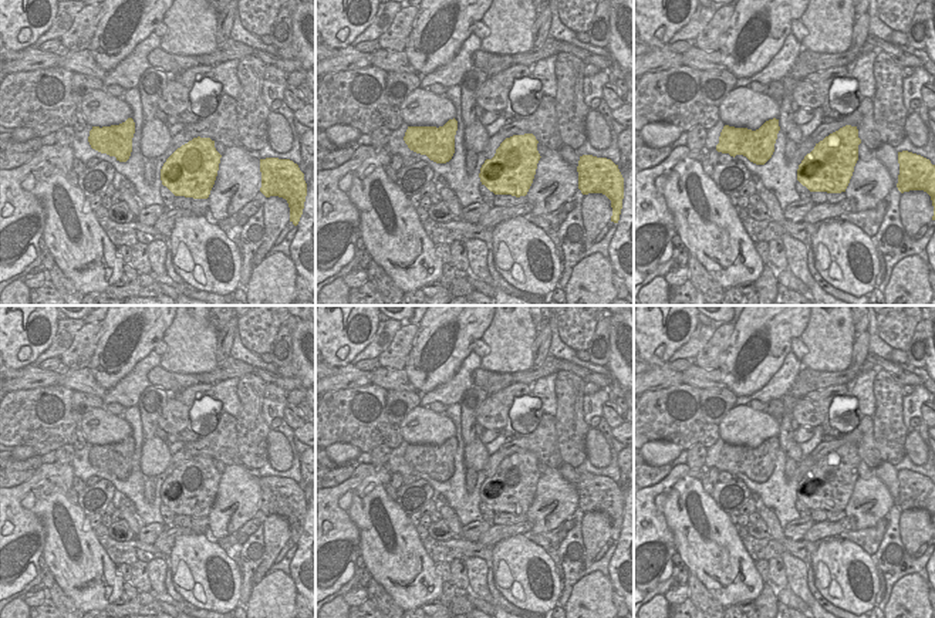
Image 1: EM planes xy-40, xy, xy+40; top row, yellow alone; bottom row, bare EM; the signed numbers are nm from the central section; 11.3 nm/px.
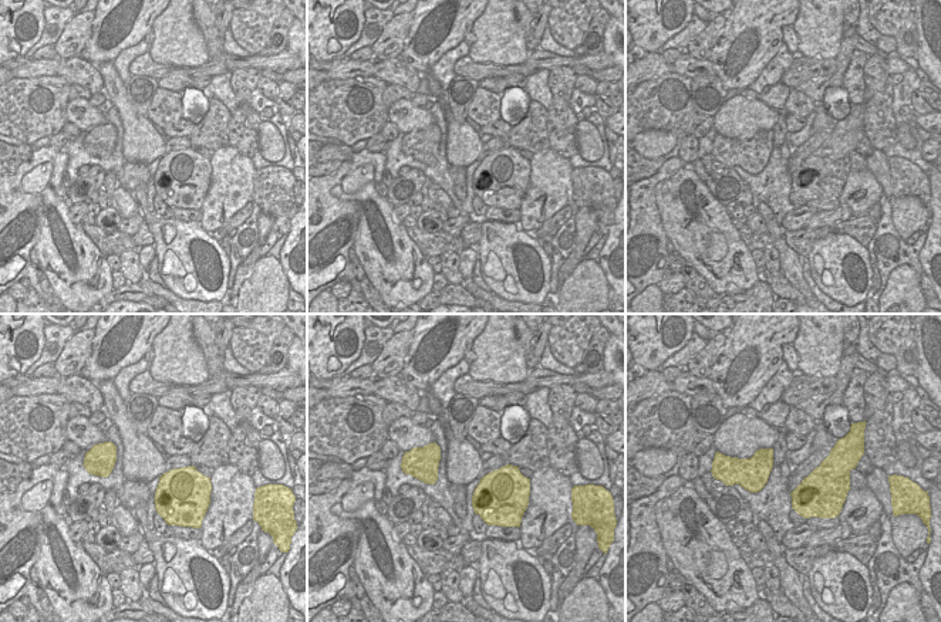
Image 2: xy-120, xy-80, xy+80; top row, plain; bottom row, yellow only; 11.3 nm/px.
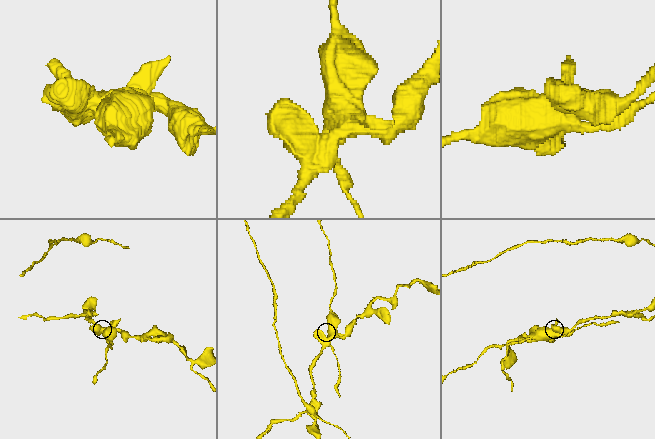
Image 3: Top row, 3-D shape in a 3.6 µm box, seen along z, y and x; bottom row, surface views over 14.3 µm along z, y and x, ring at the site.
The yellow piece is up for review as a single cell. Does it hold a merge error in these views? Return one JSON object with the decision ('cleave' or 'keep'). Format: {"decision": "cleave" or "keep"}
{"decision": "cleave"}

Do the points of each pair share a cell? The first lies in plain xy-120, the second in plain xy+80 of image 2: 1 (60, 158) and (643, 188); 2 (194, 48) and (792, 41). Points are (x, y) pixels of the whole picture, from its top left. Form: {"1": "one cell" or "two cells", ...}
{"1": "one cell", "2": "two cells"}

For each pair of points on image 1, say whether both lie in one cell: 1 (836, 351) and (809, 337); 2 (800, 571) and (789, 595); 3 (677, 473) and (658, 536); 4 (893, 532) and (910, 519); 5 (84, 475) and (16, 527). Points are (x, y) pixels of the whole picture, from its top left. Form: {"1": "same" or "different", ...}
{"1": "same", "2": "different", "3": "same", "4": "different", "5": "different"}

